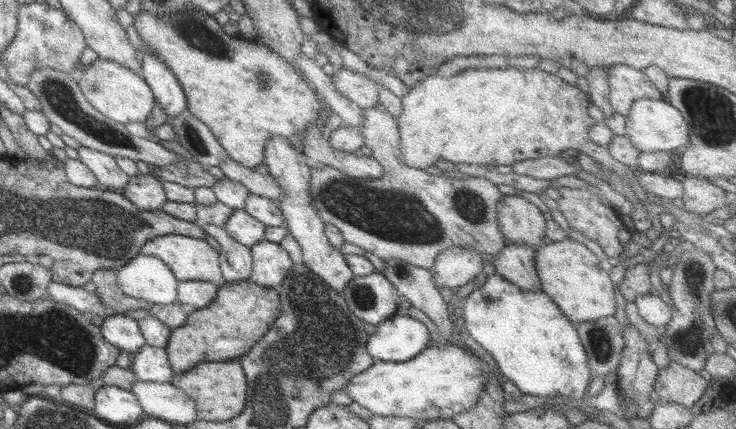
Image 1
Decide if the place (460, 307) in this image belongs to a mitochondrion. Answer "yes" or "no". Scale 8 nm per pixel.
no

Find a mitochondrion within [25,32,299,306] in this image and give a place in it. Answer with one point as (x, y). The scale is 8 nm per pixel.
(57, 94)

